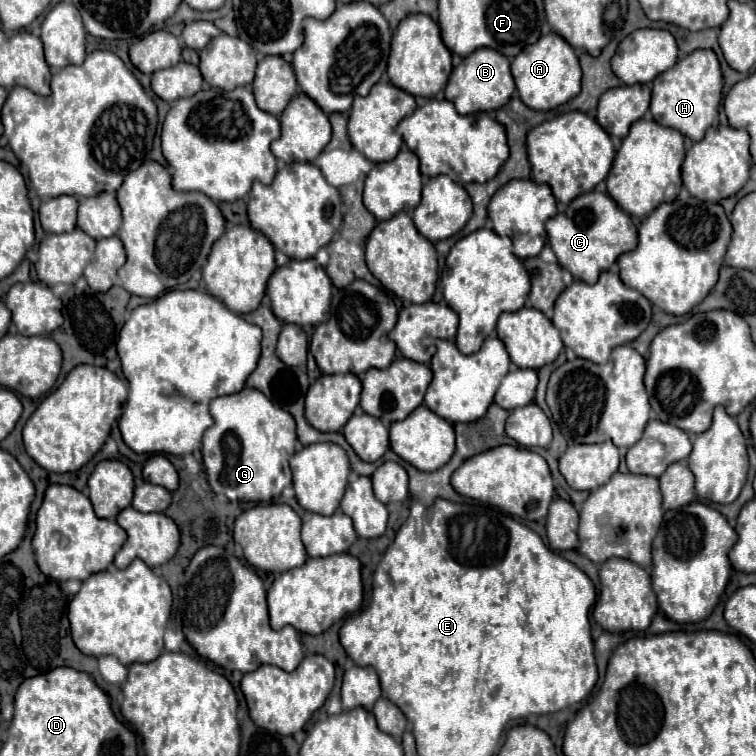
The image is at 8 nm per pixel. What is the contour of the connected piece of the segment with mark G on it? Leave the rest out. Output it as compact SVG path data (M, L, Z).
M244 388L242 392L220 396L210 402L214 426L202 440L202 456L210 488L228 500L272 502L286 486L292 486L288 460L296 452L294 418L274 406L262 392Z

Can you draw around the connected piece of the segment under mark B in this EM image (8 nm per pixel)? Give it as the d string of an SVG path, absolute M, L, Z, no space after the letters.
M480 48L466 56L452 72L446 86L446 100L450 100L458 114L474 114L474 112L494 112L508 104L514 92L514 80L510 74L510 64L506 56L496 50Z

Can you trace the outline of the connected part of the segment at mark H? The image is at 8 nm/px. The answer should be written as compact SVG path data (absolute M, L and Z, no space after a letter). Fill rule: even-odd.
M694 50L688 56L680 58L670 70L662 72L654 80L650 112L658 124L674 128L682 136L698 142L704 138L708 126L718 116L720 100L722 100L722 72L716 54L712 50Z

